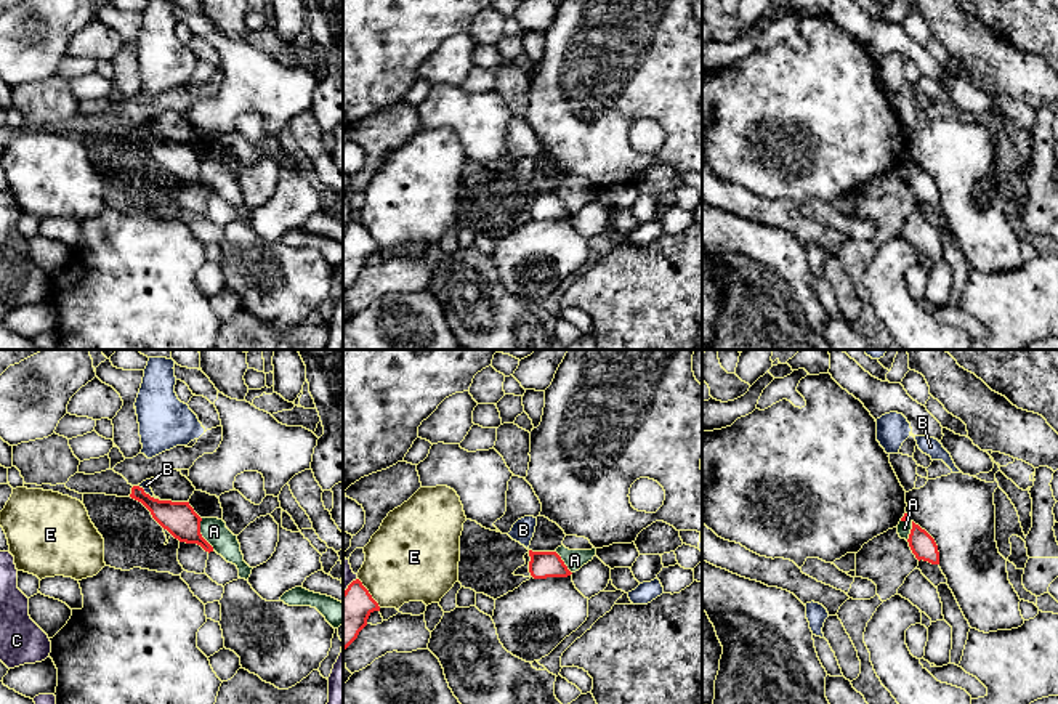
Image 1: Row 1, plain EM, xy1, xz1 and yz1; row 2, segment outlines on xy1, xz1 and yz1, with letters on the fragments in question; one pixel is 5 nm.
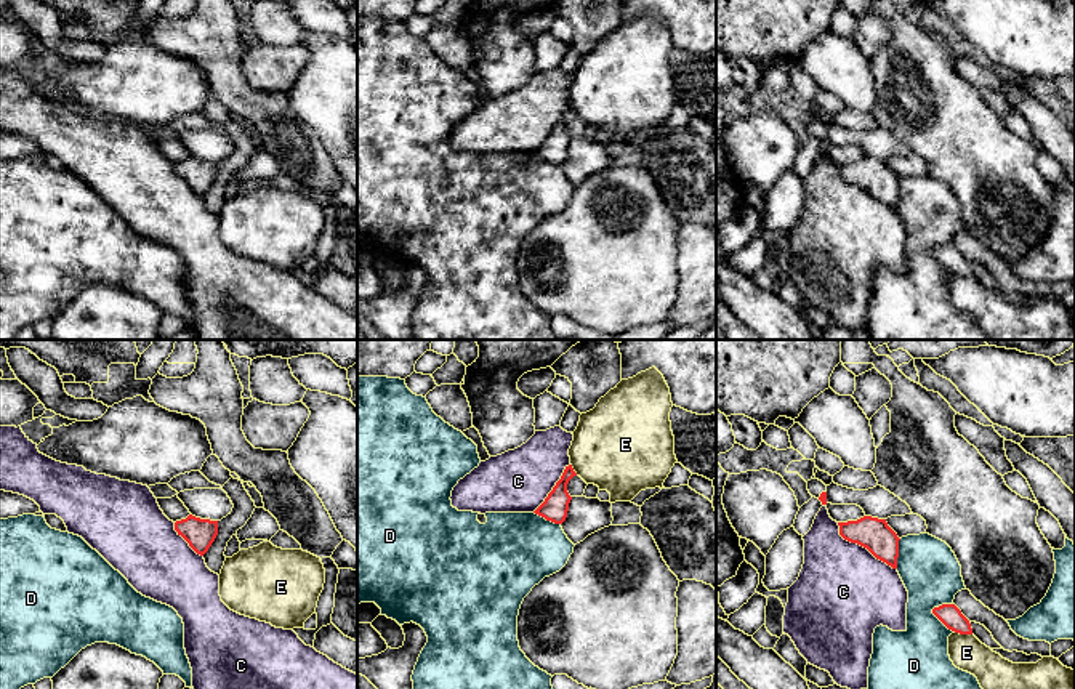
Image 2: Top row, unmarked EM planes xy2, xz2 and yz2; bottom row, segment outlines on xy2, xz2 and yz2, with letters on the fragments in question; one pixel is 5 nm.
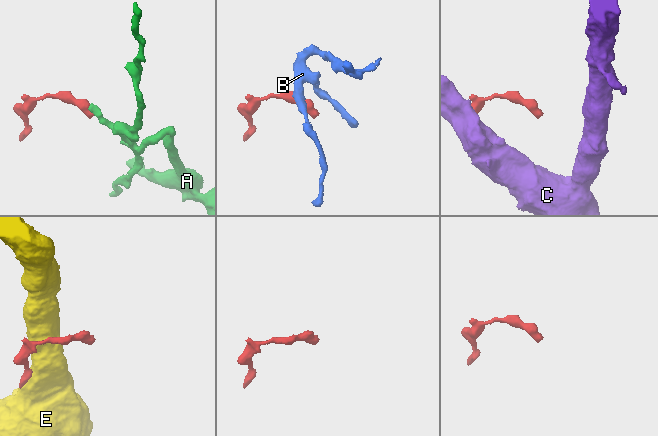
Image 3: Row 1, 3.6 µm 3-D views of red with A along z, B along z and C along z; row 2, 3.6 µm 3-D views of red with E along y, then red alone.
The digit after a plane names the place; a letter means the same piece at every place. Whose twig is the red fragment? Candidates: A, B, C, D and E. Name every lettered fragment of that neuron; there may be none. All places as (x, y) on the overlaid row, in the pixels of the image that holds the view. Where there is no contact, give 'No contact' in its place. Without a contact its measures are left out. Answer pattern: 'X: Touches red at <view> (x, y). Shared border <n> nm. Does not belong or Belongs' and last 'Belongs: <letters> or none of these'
A: Touches red at xy1 (201, 534). Shared border 170 nm. Does not belong
B: Touches red at xy1 (148, 494). Shared border 140 nm. Does not belong
C: Touches red at yz2 (862, 545). Shared border 380 nm. Does not belong
D: Touches red at yz2 (939, 619). Shared border 160 nm. Does not belong
E: Touches red at yz2 (963, 633). Shared border 100 nm. Does not belong
Belongs: none of these

